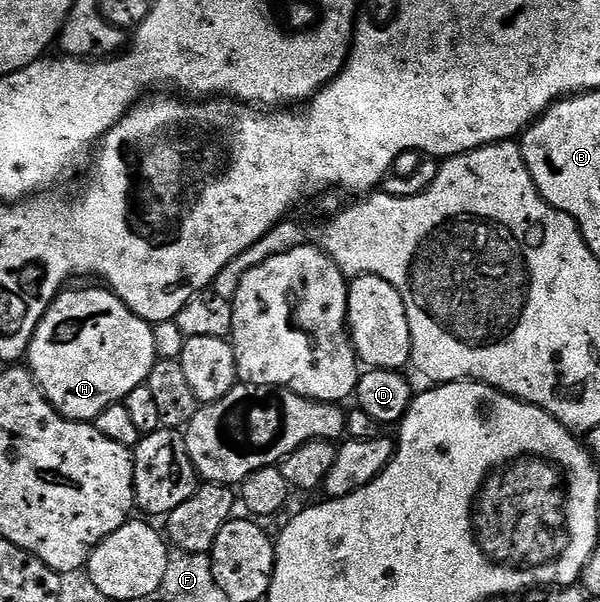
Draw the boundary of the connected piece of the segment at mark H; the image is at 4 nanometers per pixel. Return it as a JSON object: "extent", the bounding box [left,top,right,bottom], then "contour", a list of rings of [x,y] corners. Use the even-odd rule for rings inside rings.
{"extent":[25,288,156,422],"contour":[[[110,288],[75,289],[72,293],[60,292],[47,308],[37,331],[31,337],[31,347],[25,358],[40,391],[47,396],[54,412],[69,421],[94,422],[101,411],[110,405],[118,405],[133,391],[133,387],[146,385],[149,371],[156,363],[153,347],[152,322],[141,319]]]}

